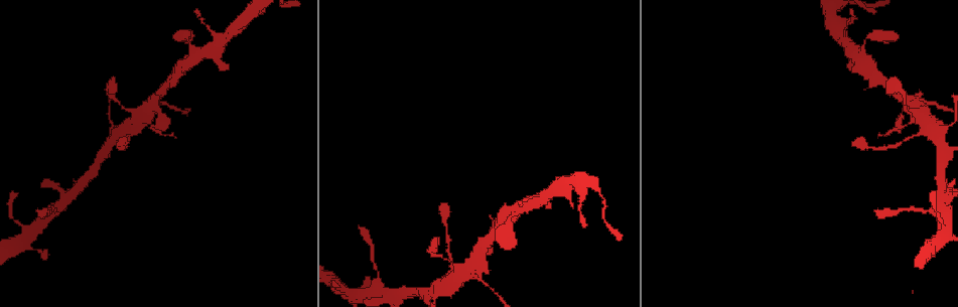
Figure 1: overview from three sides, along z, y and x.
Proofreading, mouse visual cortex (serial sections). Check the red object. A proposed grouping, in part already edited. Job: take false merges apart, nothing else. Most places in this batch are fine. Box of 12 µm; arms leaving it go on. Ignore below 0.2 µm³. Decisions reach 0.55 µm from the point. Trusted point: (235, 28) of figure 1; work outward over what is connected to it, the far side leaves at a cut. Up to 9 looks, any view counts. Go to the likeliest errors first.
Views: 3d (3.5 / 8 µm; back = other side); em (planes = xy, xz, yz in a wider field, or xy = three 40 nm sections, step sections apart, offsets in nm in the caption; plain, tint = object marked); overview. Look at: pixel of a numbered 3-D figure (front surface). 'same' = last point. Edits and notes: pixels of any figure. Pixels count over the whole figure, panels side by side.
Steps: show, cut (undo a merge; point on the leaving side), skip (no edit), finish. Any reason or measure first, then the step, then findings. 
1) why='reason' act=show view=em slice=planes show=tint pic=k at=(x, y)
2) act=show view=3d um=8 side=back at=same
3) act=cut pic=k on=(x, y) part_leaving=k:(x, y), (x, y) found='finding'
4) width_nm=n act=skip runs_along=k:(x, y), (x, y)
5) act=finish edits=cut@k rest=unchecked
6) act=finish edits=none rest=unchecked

why='side arm on a straight run' act=show view=3d um=8 pic=1 at=(473, 261)

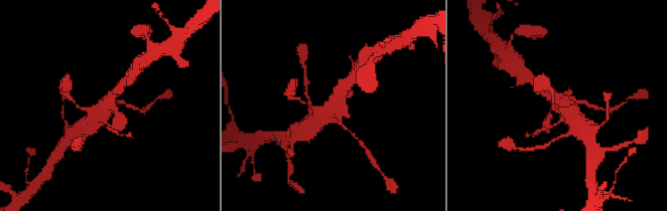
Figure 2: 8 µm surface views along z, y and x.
why='zoom in' act=show view=3d um=3.5 pic=2 at=(560, 101)

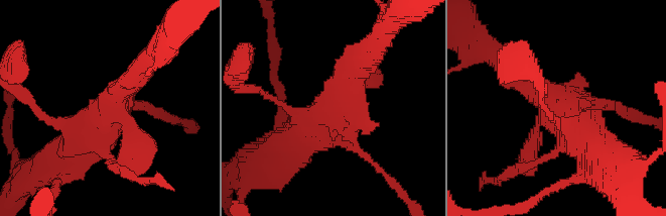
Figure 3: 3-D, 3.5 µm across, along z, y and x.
act=skip runs_along=3:(513, 67), (593, 150) found='continuous, no second cell'

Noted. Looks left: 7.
why='three-way junction' act=show view=3d um=8 pic=1 at=(940, 151)

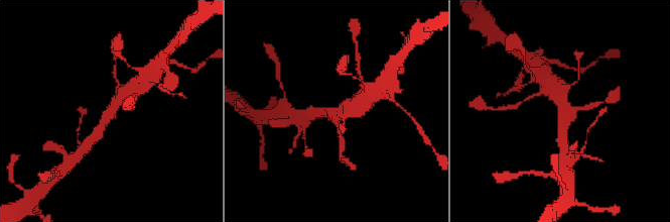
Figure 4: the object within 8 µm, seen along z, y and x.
why='now the EM' act=show view=em slice=xy step=1 show=tint pic=4 at=(110, 111)

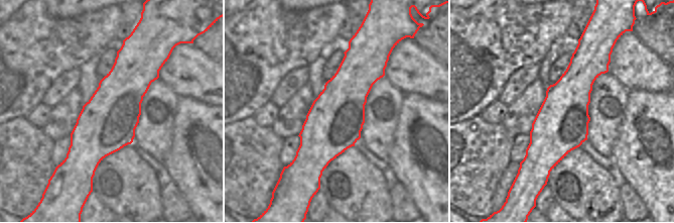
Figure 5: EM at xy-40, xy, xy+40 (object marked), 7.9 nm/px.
arm_widths_nm=150,350,450 act=skip runs_along=4:(128, 90), (114, 104), (95, 137) found='all the same cell'

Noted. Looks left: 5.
why='sudden change in width' act=show view=3d um=3.5 pic=1 at=(943, 189)

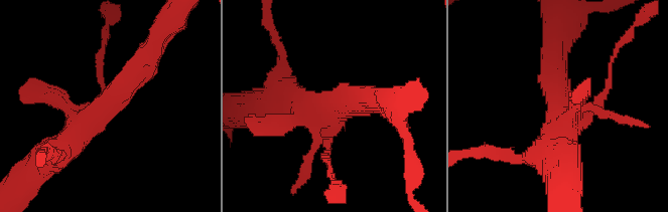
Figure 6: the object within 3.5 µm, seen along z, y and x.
act=show view=em slice=xy step=5 show=tint pic=6 at=(104, 107)

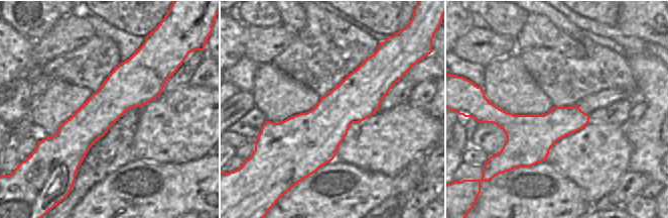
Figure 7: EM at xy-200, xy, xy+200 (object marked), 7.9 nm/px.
act=skip runs_along=7:(136, 59), (75, 137), (75, 166) found='all the same cell'

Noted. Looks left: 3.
act=show view=3d um=3.5 side=back pic=1 at=(32, 230)

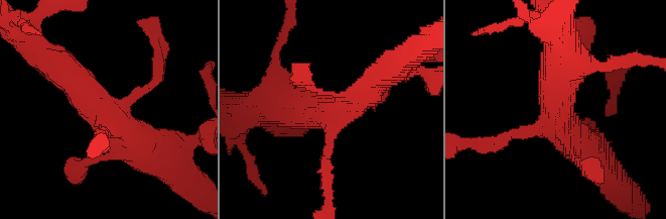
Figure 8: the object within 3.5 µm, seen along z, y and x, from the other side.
act=show view=em slice=planes show=tint pic=8 at=(333, 108)

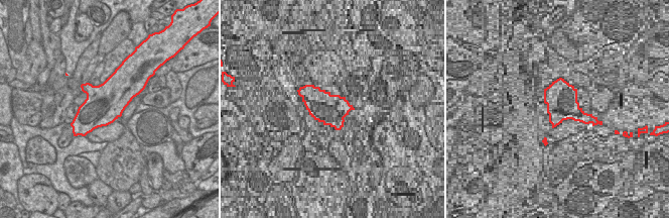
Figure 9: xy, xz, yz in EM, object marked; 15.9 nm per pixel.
act=show view=em slice=xy step=1 show=tint at=same

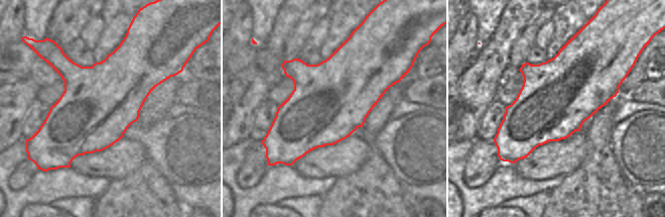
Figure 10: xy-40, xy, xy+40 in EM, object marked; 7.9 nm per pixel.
act=skip runs_along=8:(58, 66), (133, 139), (155, 152) found='one cell here'

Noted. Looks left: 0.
act=finish edits=none rest=unchecked

